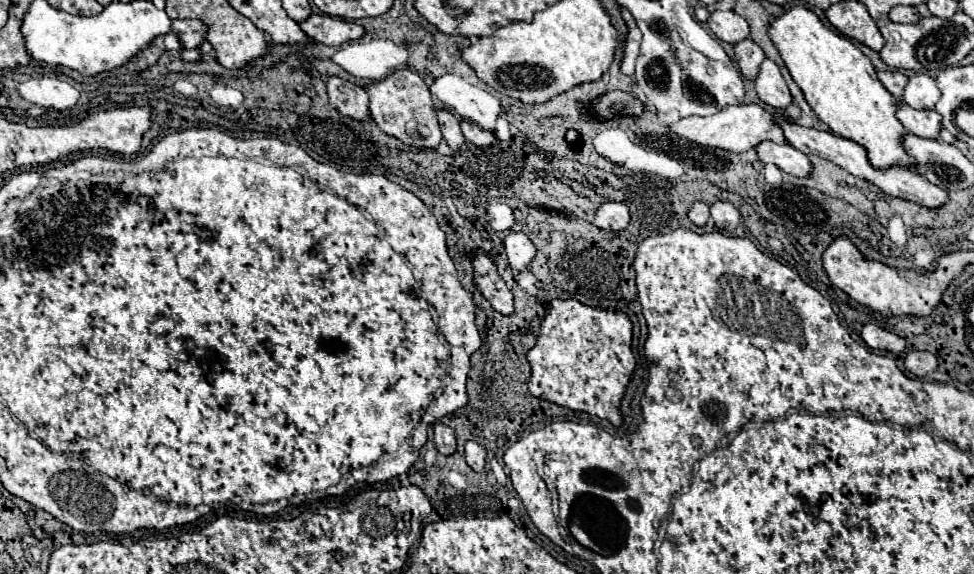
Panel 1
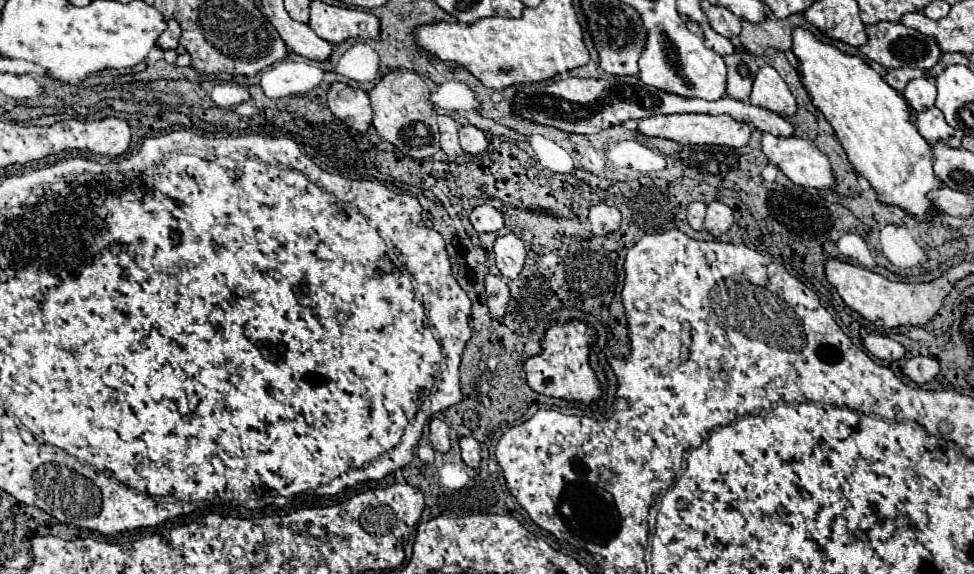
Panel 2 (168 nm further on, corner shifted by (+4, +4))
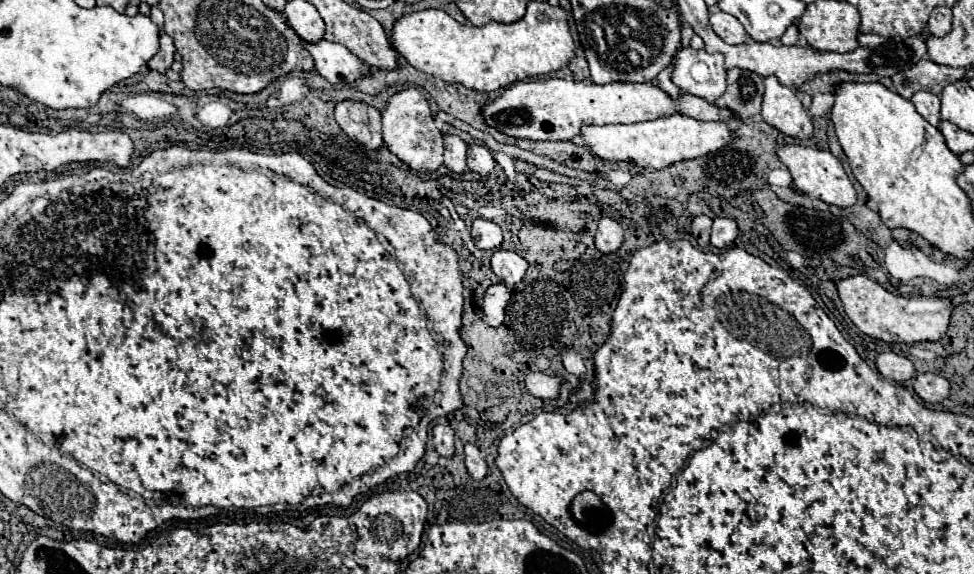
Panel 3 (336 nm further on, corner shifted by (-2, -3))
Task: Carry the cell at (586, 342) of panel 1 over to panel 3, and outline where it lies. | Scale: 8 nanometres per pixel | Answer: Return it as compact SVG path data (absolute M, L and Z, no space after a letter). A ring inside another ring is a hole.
M543 372L525 376L525 388L535 398L555 400L559 396L559 386L561 386L561 380L557 376L547 378L547 374L543 374Z

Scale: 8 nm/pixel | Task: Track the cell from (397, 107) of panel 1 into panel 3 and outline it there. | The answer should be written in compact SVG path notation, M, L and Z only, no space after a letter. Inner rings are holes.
M407 88L391 96L381 116L383 116L385 146L411 170L419 174L431 174L443 164L443 134L435 126L435 120L429 110L429 102L417 88Z

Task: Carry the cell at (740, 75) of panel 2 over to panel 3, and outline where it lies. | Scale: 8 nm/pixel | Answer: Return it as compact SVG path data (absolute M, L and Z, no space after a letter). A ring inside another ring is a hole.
M733 68L727 72L727 90L715 102L719 108L727 108L735 120L745 122L761 112L763 100L763 78L749 72Z

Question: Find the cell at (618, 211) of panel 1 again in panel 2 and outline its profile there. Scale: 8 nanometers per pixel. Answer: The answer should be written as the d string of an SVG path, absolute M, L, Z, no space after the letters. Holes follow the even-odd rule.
M593 205L589 209L589 227L593 231L593 235L607 235L617 231L621 225L621 211L613 205Z

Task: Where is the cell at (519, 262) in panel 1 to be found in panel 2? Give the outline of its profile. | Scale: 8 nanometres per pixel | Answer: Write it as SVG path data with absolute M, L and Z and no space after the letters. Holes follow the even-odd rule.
M507 233L495 239L493 251L497 255L497 267L501 275L507 279L517 279L527 257L523 241L515 233Z

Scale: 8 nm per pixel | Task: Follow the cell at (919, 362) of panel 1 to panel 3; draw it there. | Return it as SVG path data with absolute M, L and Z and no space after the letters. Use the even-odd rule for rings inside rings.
M919 374L913 388L927 404L941 404L949 396L949 382L937 374Z

